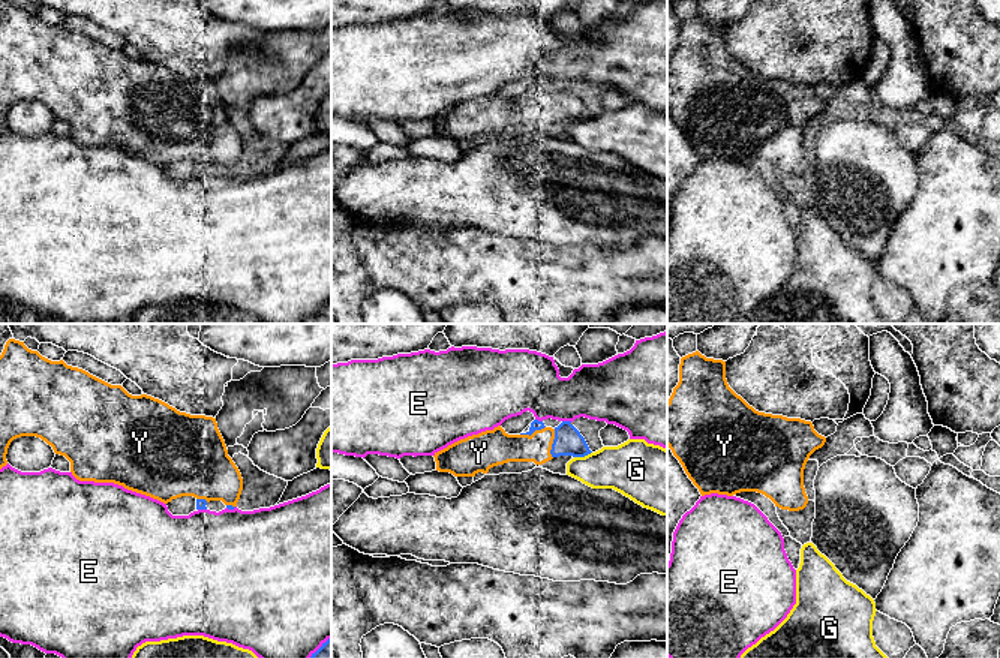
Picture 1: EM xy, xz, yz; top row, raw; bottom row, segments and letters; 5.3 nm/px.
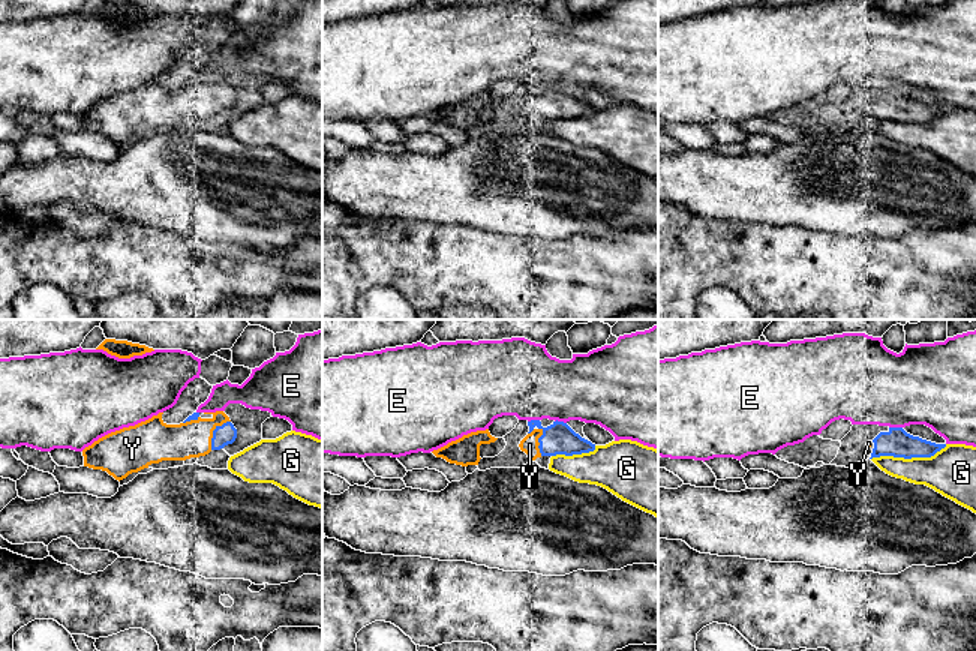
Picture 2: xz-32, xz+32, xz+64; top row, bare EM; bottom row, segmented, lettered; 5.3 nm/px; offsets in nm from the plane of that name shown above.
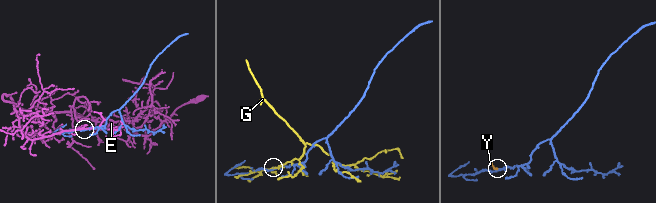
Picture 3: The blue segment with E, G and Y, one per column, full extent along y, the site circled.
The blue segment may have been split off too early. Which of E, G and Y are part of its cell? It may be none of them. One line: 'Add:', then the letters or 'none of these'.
Add: Y

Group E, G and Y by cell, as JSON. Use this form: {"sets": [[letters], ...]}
{"sets": [["E"], ["G"], ["Y"]]}

